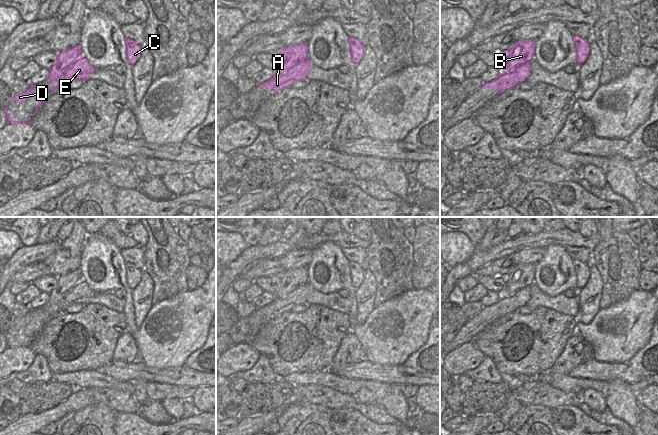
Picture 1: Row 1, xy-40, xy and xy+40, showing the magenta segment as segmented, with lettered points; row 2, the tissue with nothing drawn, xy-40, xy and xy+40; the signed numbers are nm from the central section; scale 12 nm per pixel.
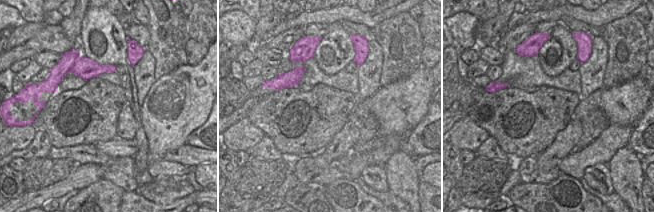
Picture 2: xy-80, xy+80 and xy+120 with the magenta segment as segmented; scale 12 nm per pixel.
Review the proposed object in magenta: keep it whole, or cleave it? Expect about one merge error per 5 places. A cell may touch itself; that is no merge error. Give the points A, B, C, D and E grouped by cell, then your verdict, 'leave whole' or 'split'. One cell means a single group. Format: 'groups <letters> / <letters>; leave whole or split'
groups A B C D / E; split

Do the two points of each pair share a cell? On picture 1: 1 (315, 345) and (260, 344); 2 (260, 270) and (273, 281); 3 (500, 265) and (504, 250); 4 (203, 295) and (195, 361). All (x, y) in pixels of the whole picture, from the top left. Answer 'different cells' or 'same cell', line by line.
1: same cell
2: different cells
3: different cells
4: different cells

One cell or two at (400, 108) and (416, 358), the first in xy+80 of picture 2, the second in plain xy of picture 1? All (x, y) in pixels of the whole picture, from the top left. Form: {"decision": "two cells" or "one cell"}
{"decision": "two cells"}

